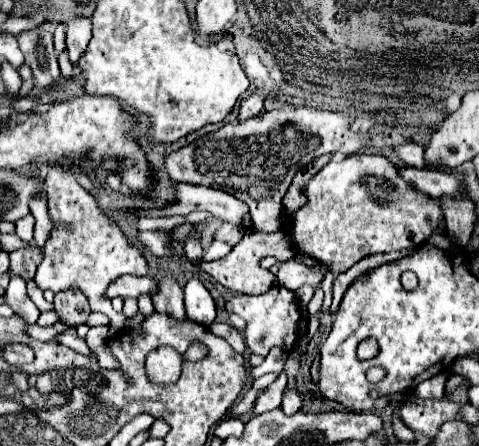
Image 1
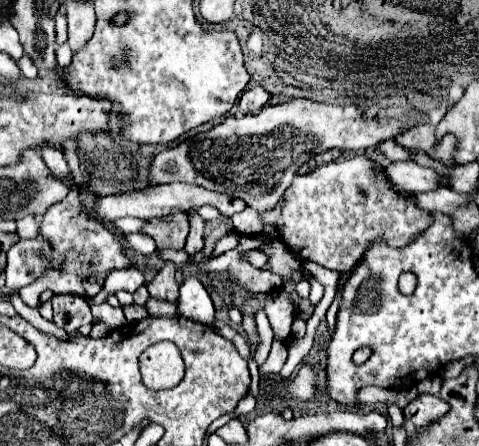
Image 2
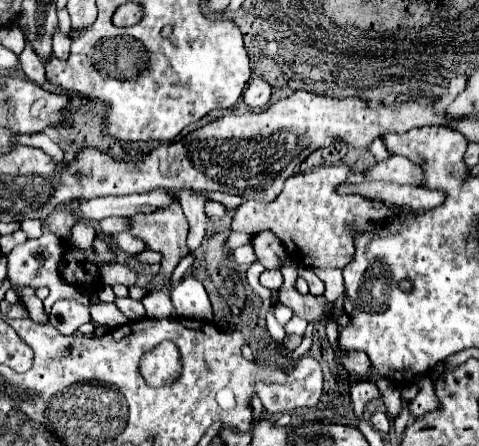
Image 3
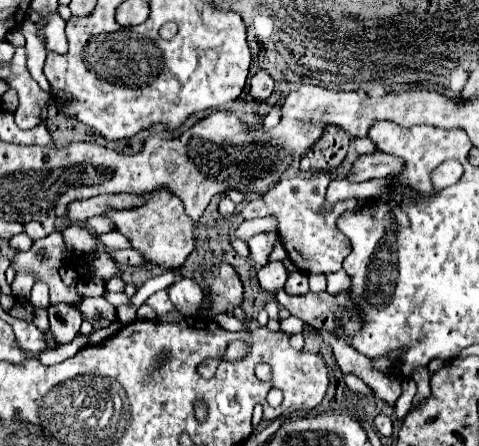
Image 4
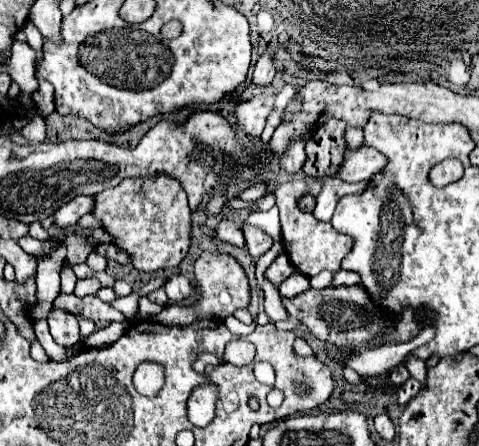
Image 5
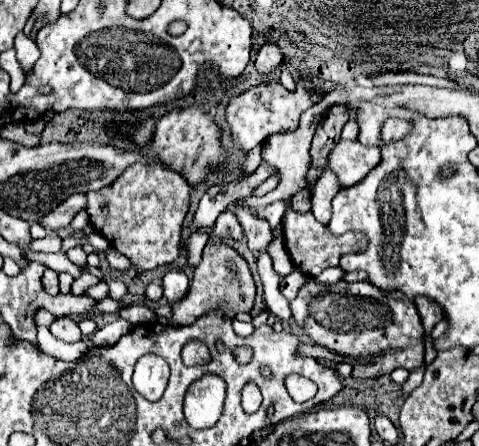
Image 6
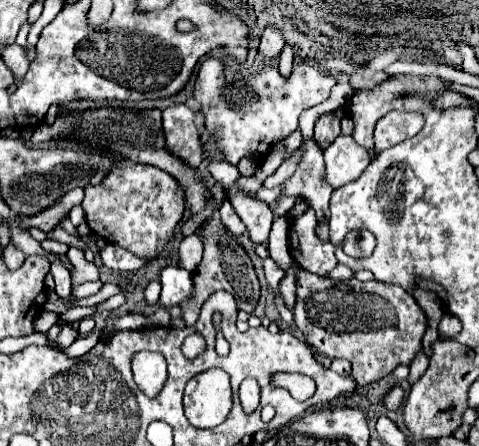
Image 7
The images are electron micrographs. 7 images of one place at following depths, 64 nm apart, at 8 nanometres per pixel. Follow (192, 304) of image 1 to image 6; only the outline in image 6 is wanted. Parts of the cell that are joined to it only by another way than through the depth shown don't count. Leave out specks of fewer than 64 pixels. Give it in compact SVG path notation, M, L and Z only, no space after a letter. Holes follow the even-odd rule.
M168 270L162 278L162 288L164 288L164 298L174 304L178 300L182 300L188 292L188 286L190 286L190 280L188 276L184 274L184 270Z

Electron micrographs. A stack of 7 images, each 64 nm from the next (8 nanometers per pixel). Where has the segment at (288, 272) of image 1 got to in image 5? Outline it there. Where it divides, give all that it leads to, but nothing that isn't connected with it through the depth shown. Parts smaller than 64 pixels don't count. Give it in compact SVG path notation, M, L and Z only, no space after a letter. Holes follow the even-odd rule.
M244 224L244 236L246 236L246 248L254 258L262 256L272 246L272 238L264 230L258 230L250 224Z

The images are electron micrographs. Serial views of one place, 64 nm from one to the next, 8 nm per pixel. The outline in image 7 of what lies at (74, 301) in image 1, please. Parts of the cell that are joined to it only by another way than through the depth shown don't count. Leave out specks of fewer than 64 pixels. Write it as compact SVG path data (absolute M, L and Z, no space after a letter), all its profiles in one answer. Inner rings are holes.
M56 322L48 332L48 342L60 350L66 350L76 338L78 338L78 332L72 330L70 324L64 324L64 322Z

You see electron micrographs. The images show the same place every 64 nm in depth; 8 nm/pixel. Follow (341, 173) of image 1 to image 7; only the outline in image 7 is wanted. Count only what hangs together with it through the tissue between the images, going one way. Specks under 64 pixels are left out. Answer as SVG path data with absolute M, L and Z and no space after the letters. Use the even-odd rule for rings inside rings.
M304 212L292 222L290 228L290 252L298 266L304 270L318 274L318 276L328 276L330 270L336 268L338 260L334 256L334 246L332 242L320 242L314 234L316 230L316 214L314 212ZM368 230L352 231L344 240L344 252L355 258L369 257L376 246L374 235Z

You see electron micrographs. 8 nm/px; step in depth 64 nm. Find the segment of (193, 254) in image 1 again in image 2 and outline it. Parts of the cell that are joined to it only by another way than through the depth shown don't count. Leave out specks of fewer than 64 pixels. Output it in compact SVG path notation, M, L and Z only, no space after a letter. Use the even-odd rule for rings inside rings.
M192 208L192 212L186 212L190 218L190 234L186 240L186 248L188 254L200 252L204 246L204 218L197 213L196 208Z

